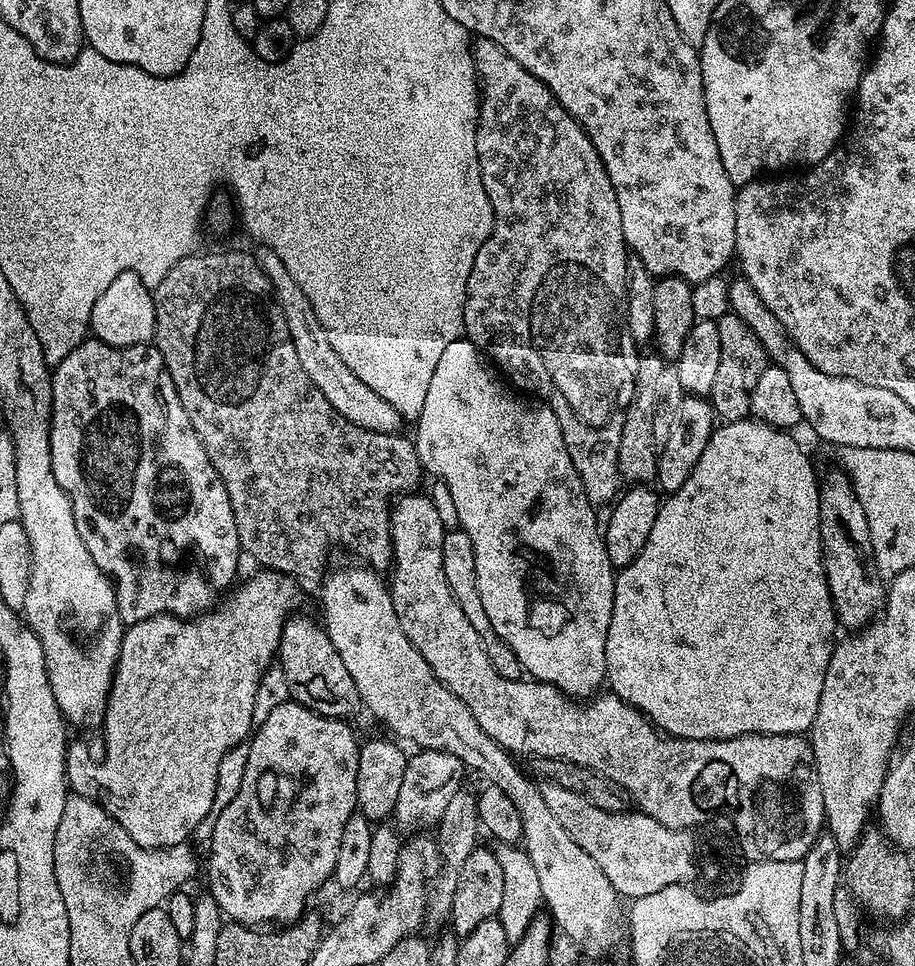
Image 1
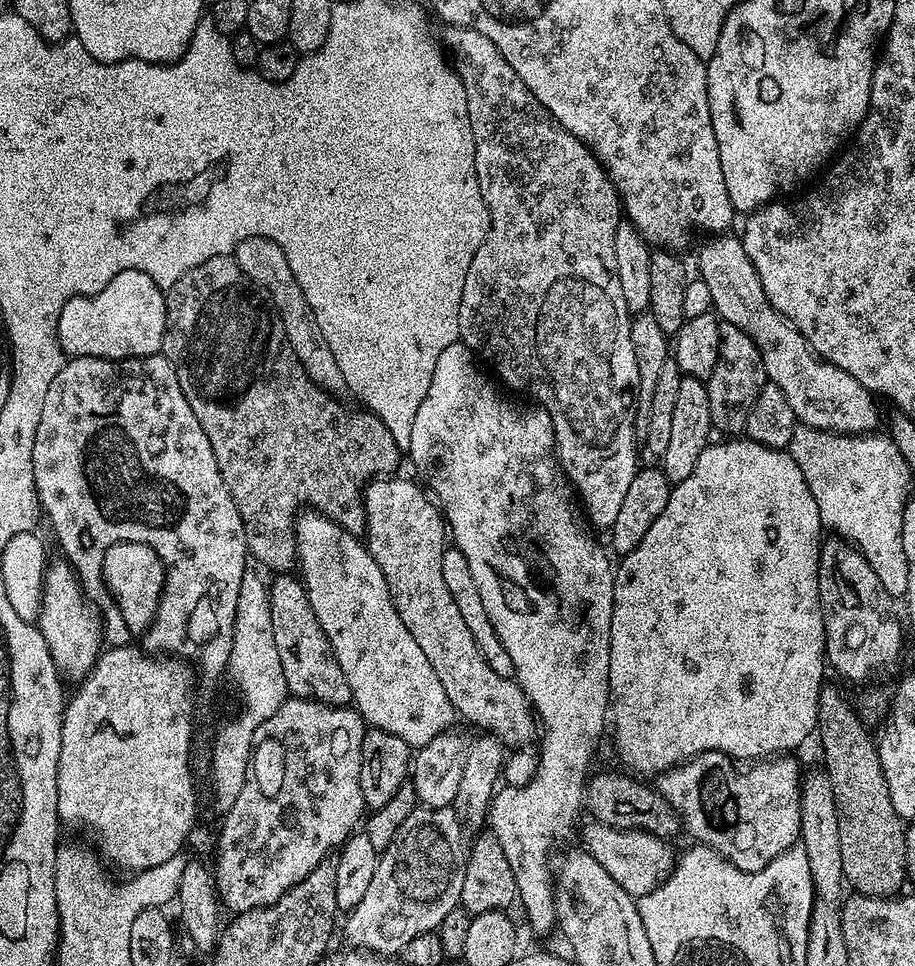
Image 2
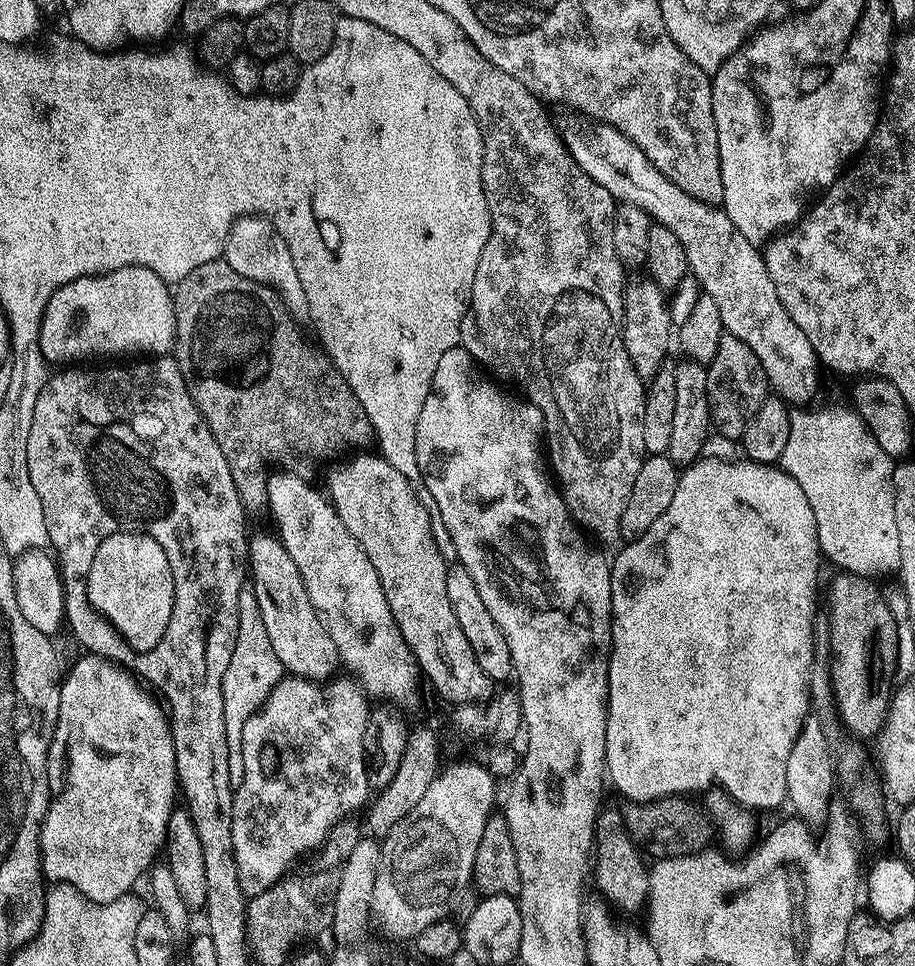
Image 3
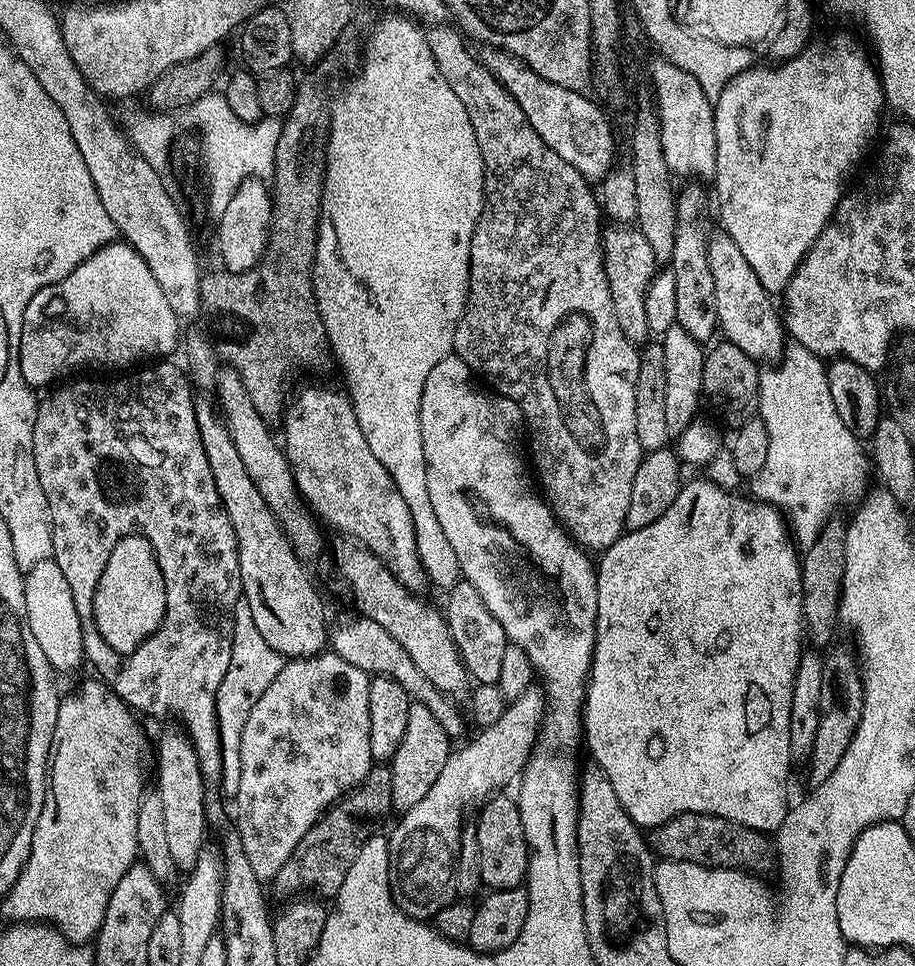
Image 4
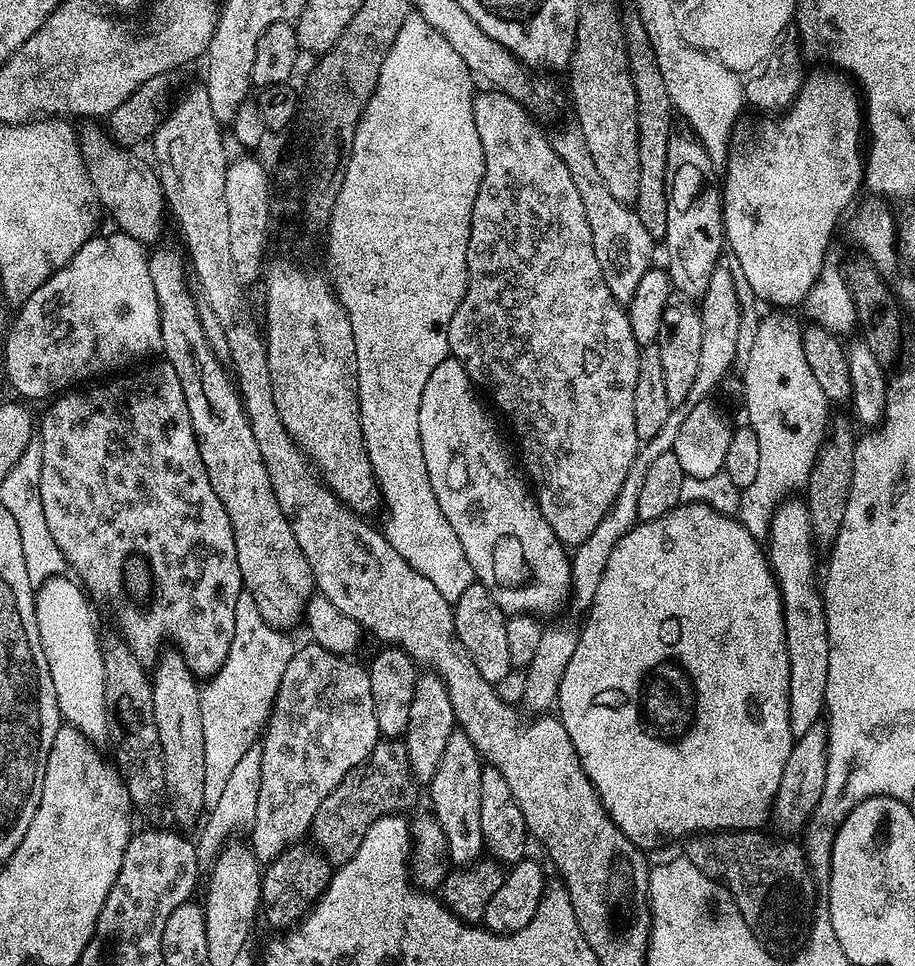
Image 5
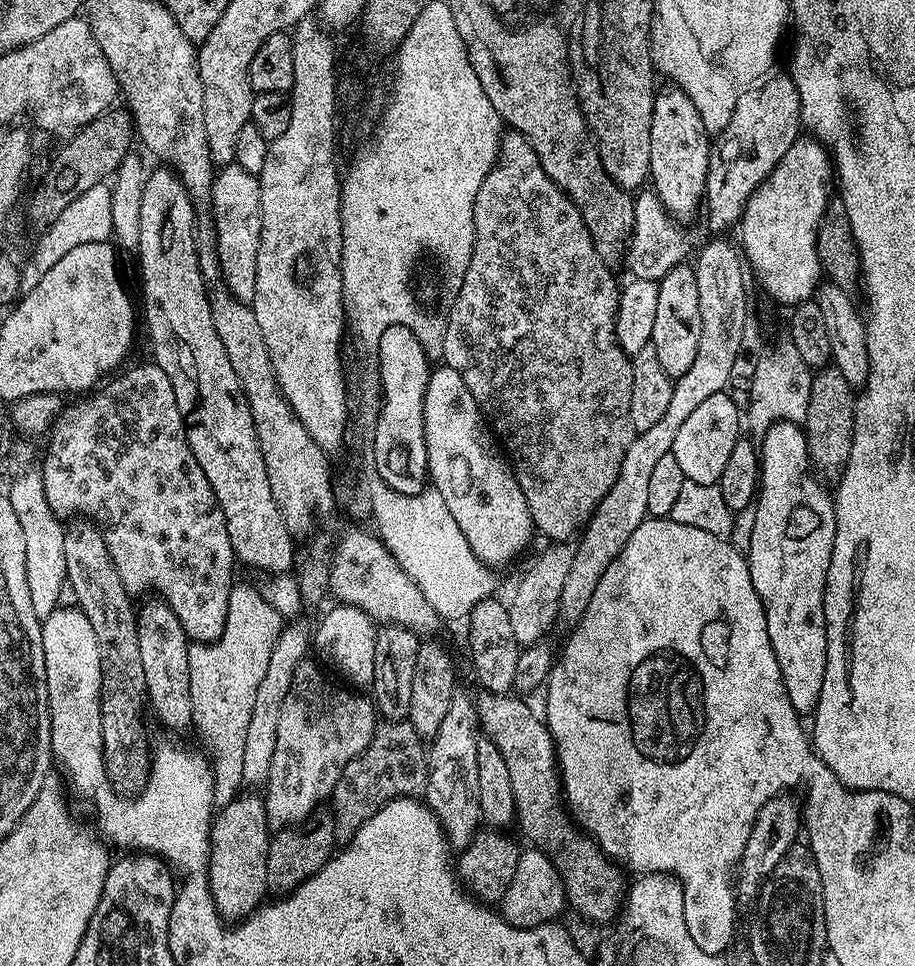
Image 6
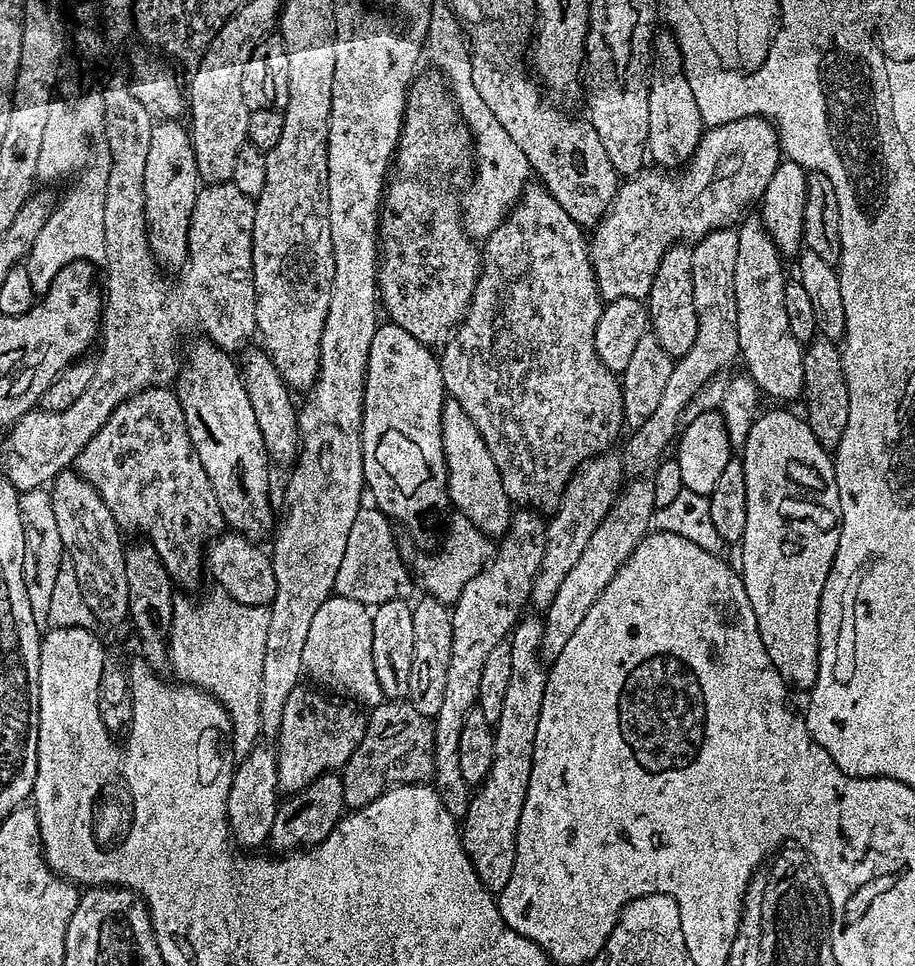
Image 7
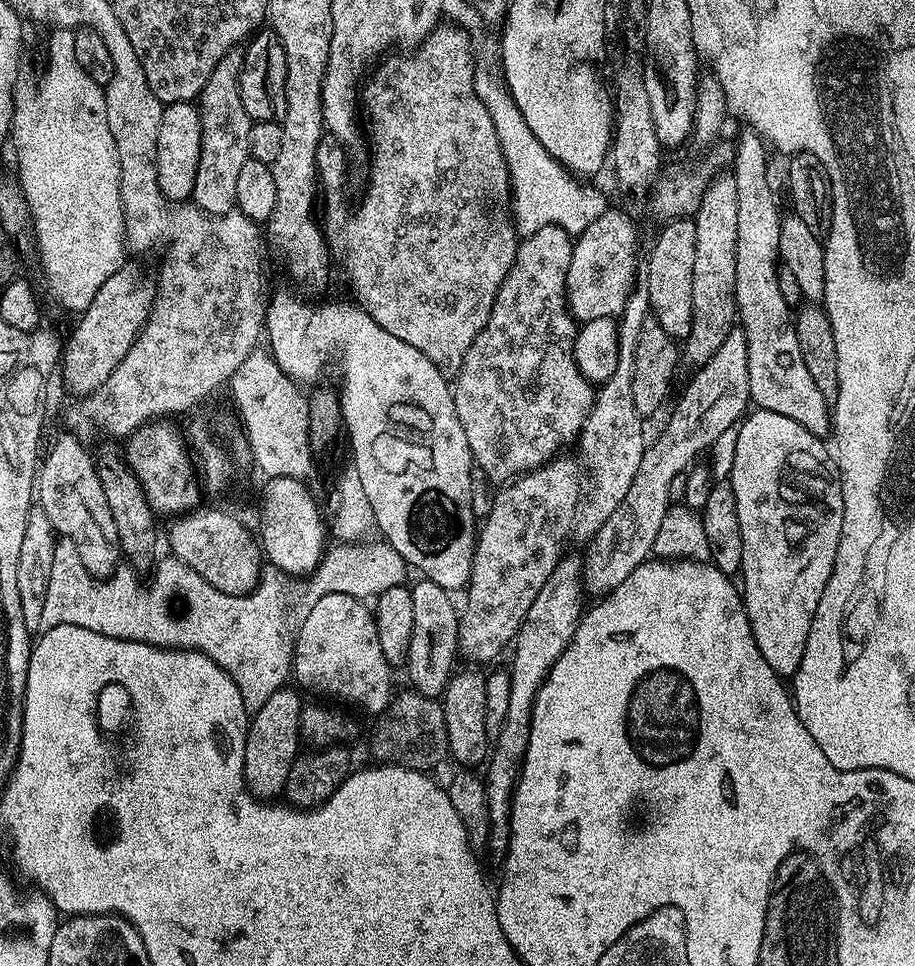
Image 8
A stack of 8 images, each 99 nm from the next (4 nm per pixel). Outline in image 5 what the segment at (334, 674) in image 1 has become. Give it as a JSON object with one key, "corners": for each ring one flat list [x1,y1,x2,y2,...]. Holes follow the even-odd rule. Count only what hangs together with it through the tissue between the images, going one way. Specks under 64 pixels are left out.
{"corners":[[157,247,155,251,148,257,148,265,150,266,150,278,154,282,154,294,158,300,160,307,160,329,162,330,162,338,160,339,159,351,164,352,163,359,170,366,174,366,174,374,178,374,178,382,182,382,182,394,186,394,186,410,190,410,190,422,192,429,196,435,198,442,198,450,202,454,202,462,206,466,206,474,210,478,210,486,214,486,214,494,218,494,218,498,222,502,222,506,226,510,226,514,230,518,230,526,234,530,234,550,238,554,238,570,243,587,254,598,254,602,258,602,258,610,262,610,262,618,266,618,266,622,270,626,281,630,292,630,292,627,303,621,304,610,308,606,308,598,313,595,314,581,312,571,310,570,310,562,306,562,306,554,302,554,302,550,298,546,298,542,294,538,294,530,290,530,290,522,282,514,282,506,278,506,278,498,274,498,274,490,270,486,270,474,266,474,266,466,262,466,262,453,258,451,258,446,254,442,254,430,250,430,250,422,244,413,244,401,240,399,240,393,234,385,233,379,230,377,229,371,225,365,214,354,214,350,206,342,204,331,202,330,202,322,200,321,200,313,198,304,196,304,188,290,188,286,184,280,184,272,186,276,186,262,180,255,176,254,172,248]]}

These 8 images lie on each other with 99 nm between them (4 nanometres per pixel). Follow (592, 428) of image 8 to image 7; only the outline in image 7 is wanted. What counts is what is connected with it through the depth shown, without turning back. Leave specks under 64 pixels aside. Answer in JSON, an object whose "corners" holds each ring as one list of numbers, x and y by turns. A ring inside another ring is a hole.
{"corners":[[609,450,607,452,601,452,599,456,593,456,591,460,587,460,585,464,581,464,577,468,574,475,572,475,572,481,564,487,564,496,560,499,560,505,551,513,550,519,547,521,548,533,546,534,546,546,544,547,544,553,542,554,542,566,538,566,538,574,532,579,532,594,530,597,531,607,536,607,539,609,536,610,545,610,550,607,551,603,554,601,554,596,558,593,558,588,562,585,562,582,566,579,566,574,570,573,570,570,577,565,578,558,581,557,582,552,586,549,587,542,590,541,590,538,594,535,594,530,598,529,598,526,602,521,607,518,608,511,611,510,613,504,617,501,617,497,621,493,622,481,620,479,625,479,626,473,624,471,624,461,619,455,615,456,615,451]]}

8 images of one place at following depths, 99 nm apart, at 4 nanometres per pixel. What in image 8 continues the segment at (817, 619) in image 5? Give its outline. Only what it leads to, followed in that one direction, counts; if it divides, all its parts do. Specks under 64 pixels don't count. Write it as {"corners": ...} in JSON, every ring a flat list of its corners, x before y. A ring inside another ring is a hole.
{"corners":[[756,408,749,411,739,421,736,428,738,434,738,446,734,449,734,470,730,477,730,483,734,490,734,502,738,502,738,526,742,526,742,566,740,572,744,576,742,583,742,595,744,608,748,612,748,621,754,634,754,642,770,662,770,670,774,670,781,678,791,678,796,675,798,666,802,662,802,654,806,650,806,638,810,638,810,622,814,622,814,614,818,610,818,602,822,598,822,590,826,590,826,582,834,570,834,558,838,554,838,542,842,538,842,518,844,517,844,503,842,502,842,490,838,475,838,464,833,453,824,449,825,441,819,436,810,434,798,422,786,418,786,414,774,414,765,408]]}

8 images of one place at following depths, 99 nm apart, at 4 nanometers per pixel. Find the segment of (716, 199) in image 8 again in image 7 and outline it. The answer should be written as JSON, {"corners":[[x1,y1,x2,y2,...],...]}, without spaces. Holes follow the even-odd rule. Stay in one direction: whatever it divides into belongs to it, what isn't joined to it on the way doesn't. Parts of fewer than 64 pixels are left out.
{"corners":[[735,227,719,228,709,236,695,241,692,248,692,269,694,270,694,310,698,314,698,338,684,356,673,363,670,378,658,402,654,414,642,422,642,426,631,429,628,441,625,439,624,471,629,477,640,478,651,473,660,464,664,450,677,437,685,419,687,404,702,386,719,377,723,368,739,357,738,306,734,302,734,261,738,258,738,231]]}

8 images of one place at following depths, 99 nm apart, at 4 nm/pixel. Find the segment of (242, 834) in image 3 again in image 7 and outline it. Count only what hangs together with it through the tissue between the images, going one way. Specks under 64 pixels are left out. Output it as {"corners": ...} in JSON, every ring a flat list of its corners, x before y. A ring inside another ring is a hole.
{"corners":[[304,687,290,690,290,698,286,698,286,706,282,709,282,722,275,737,277,740,274,740,278,782,288,794,305,788,324,772,343,769,368,729,365,713,359,707,341,702,315,687]]}

